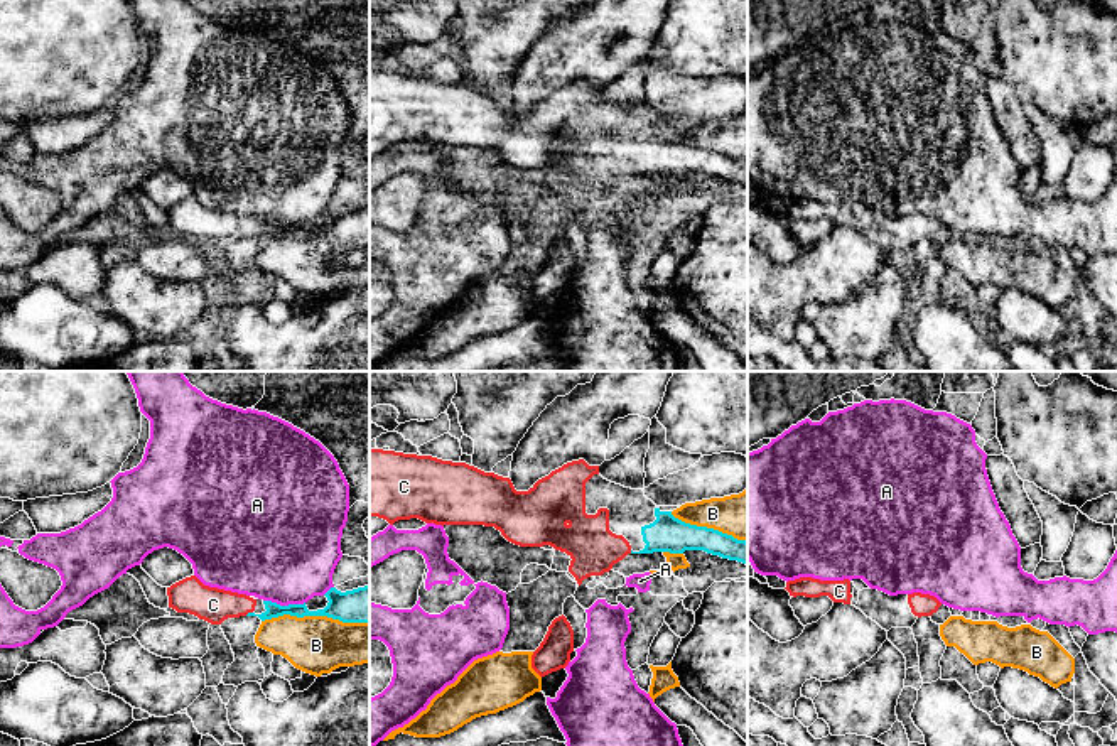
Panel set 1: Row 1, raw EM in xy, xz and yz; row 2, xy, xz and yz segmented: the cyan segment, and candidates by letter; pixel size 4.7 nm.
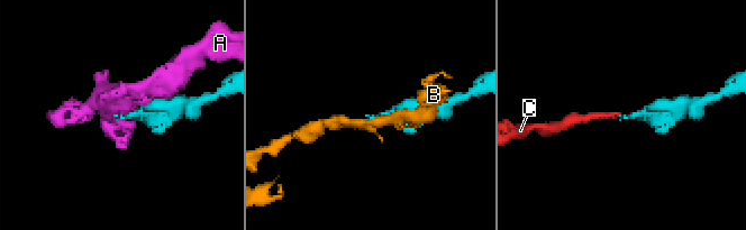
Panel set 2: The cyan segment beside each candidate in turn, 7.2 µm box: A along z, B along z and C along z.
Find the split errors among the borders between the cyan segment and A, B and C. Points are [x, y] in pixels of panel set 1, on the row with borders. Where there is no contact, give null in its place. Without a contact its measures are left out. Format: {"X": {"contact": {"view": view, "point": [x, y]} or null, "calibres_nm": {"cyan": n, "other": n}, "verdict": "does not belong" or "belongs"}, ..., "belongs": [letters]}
{"A": {"contact": {"view": "xy", "point": [284, 606]}, "calibres_nm": {"cyan": 100, "other": 480}, "verdict": "does not belong"}, "B": {"contact": {"view": "xy", "point": [316, 615]}, "calibres_nm": {"cyan": 180, "other": 280}, "verdict": "does not belong"}, "C": {"contact": {"view": "xy", "point": [248, 613]}, "calibres_nm": {"cyan": 70, "other": 170}, "verdict": "belongs"}, "belongs": ["C"]}

